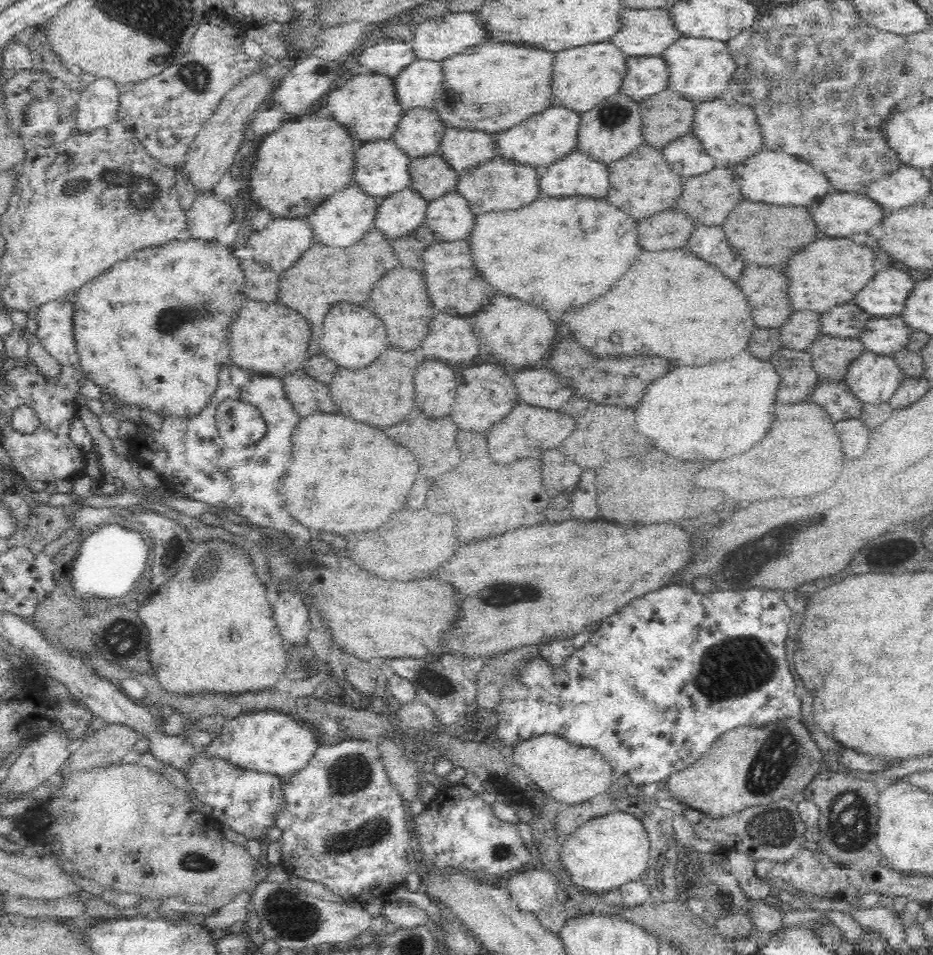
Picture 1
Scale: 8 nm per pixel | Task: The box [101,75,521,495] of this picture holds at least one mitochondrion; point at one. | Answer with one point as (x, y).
(169, 321)

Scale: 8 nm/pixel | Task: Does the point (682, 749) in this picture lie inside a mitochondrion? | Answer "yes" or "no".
no

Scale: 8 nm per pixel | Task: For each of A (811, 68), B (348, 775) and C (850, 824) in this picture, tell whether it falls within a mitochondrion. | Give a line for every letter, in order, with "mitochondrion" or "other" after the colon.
A: mitochondrion
B: mitochondrion
C: mitochondrion

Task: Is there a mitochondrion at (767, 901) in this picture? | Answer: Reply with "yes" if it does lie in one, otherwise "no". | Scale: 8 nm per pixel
no

